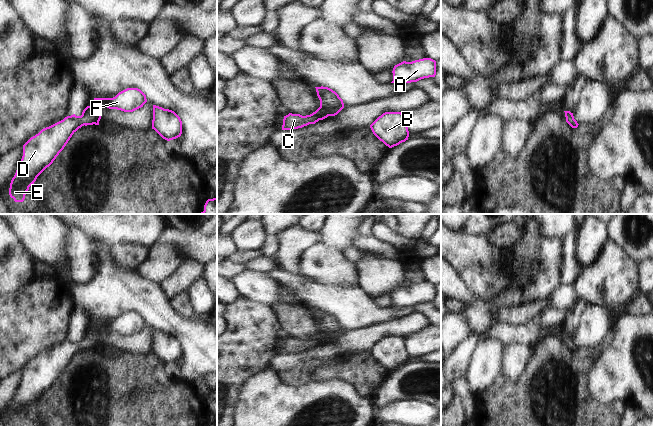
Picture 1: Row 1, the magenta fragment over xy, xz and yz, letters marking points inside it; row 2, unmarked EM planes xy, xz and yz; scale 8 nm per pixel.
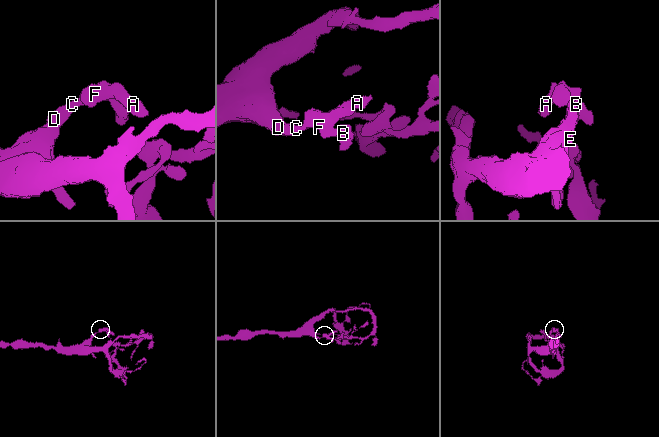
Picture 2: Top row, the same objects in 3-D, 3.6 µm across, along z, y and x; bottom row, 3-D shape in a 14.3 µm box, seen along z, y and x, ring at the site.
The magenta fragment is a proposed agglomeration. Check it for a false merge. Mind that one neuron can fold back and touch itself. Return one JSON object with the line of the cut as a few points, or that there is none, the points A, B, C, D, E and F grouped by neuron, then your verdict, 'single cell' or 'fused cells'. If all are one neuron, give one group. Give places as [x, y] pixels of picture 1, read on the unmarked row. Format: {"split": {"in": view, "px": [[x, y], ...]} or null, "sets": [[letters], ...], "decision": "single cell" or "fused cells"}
{"split": null, "sets": [["A", "B", "C", "D", "E", "F"]], "decision": "single cell"}

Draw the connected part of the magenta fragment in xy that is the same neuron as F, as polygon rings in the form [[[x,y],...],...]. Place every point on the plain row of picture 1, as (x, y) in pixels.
[[[127,312],[113,322],[94,322],[81,340],[73,338],[42,353],[23,369],[22,383],[10,407],[10,421],[15,426],[23,426],[29,411],[53,387],[72,359],[84,349],[99,349],[101,332],[133,336],[146,326],[146,319],[140,313]]]

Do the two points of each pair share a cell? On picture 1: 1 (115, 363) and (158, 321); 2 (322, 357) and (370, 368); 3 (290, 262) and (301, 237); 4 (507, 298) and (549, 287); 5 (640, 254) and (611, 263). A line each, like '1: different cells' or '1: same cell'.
1: different cells
2: different cells
3: same cell
4: same cell
5: different cells

